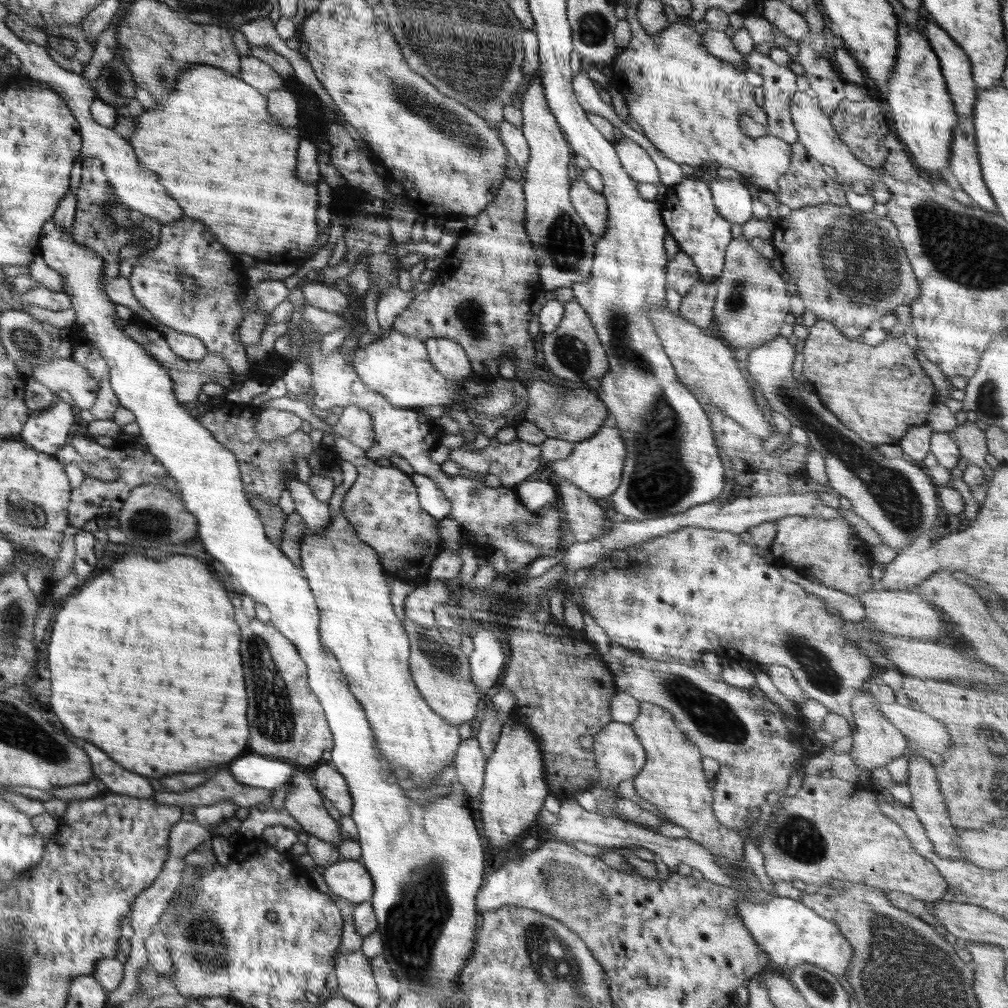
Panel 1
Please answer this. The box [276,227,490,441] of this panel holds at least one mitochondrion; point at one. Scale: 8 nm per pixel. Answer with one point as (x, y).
(469, 314)

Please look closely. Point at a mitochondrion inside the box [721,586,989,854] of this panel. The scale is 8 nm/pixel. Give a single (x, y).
(817, 668)

